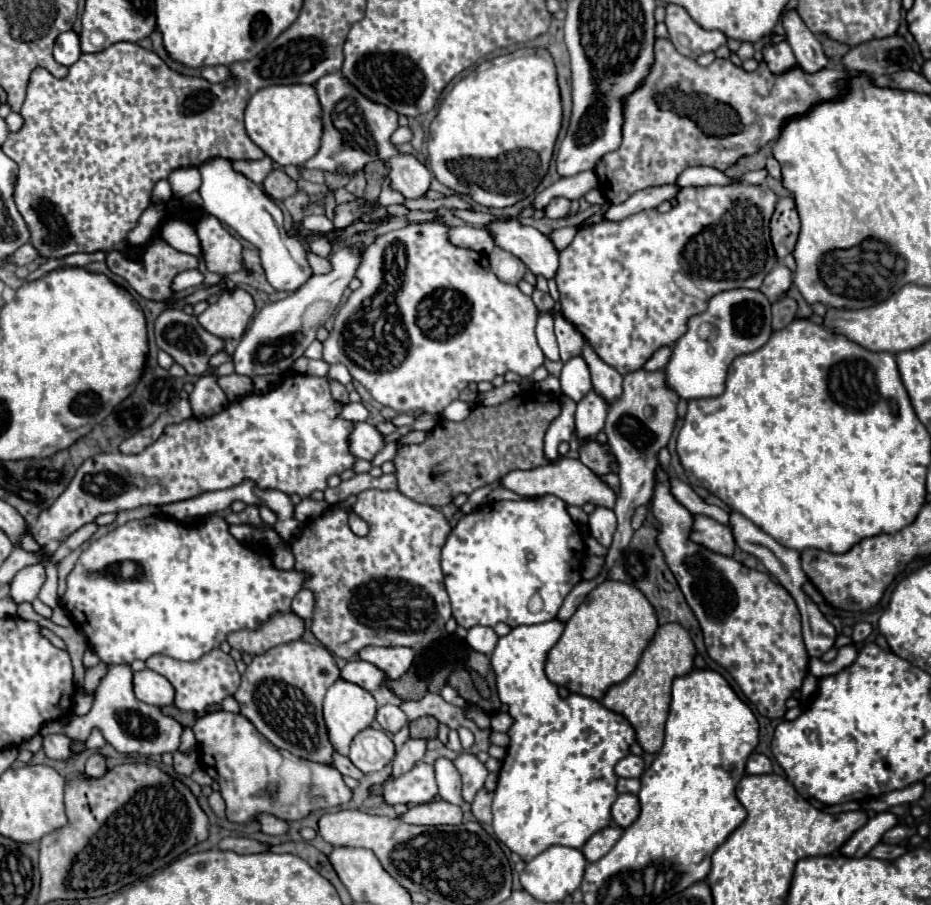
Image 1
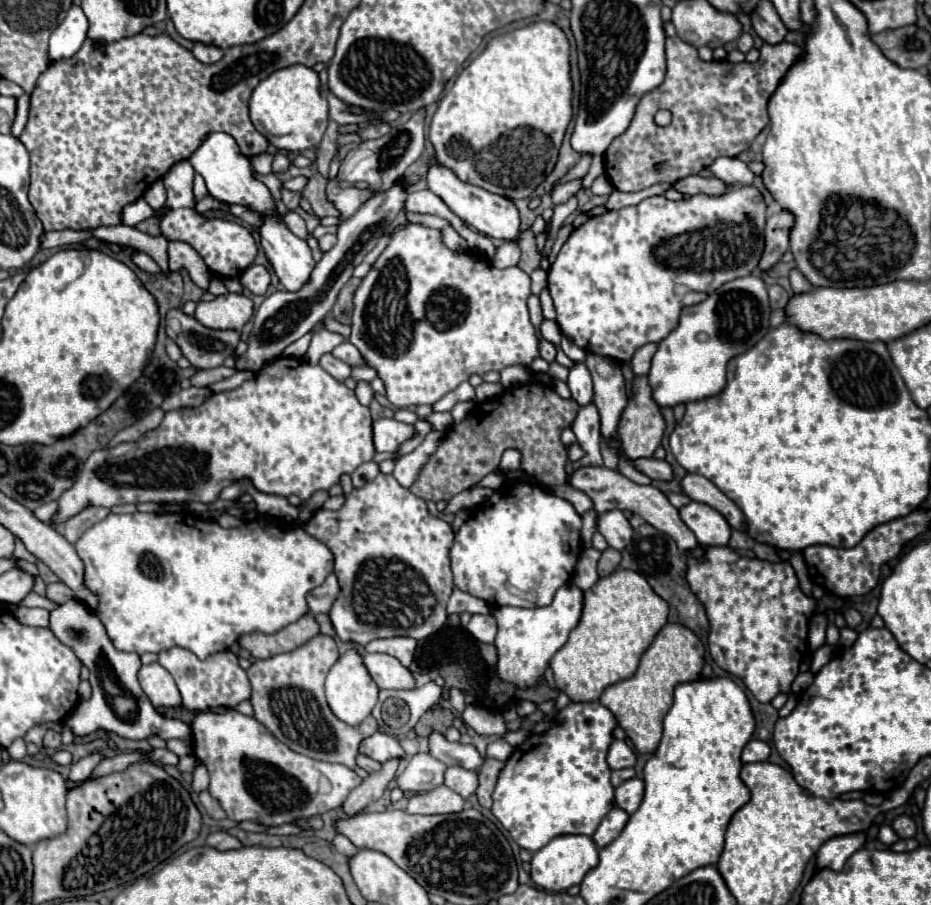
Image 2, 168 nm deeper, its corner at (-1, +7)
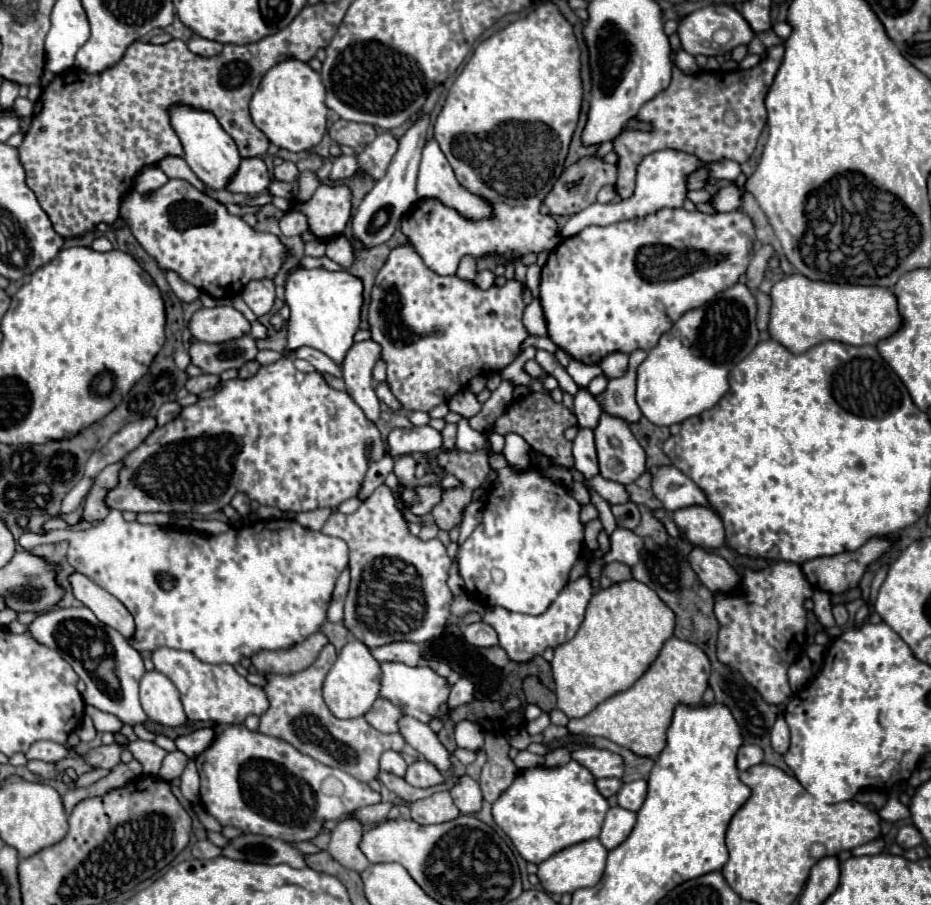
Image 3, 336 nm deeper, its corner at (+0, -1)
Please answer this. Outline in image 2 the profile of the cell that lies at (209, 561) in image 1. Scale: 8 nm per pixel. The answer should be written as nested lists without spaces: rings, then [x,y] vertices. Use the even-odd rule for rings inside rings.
[[[110,513],[106,519],[98,521],[94,527],[90,527],[76,543],[76,553],[84,563],[84,587],[98,597],[98,607],[96,613],[106,627],[108,639],[114,643],[118,651],[134,651],[138,655],[142,653],[160,653],[164,649],[182,647],[192,651],[198,659],[206,659],[212,653],[228,649],[234,641],[238,641],[240,635],[252,633],[252,631],[262,631],[262,633],[274,633],[294,621],[298,621],[306,611],[306,593],[310,593],[318,583],[326,579],[326,575],[332,573],[332,555],[324,543],[318,543],[314,537],[306,535],[306,531],[300,525],[290,525],[282,527],[280,521],[274,519],[274,525],[268,521],[272,519],[260,519],[260,521],[248,521],[238,529],[224,529],[216,521],[206,521],[200,519],[198,515],[192,513],[130,513],[130,515],[114,515]]]

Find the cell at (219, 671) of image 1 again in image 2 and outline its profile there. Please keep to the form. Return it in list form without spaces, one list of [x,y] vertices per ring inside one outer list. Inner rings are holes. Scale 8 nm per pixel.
[[[172,647],[158,653],[158,663],[174,677],[182,695],[182,705],[190,711],[236,707],[240,701],[246,701],[252,693],[246,671],[238,665],[238,657],[232,651],[212,653],[204,661],[200,661],[192,651],[186,651],[182,647]]]

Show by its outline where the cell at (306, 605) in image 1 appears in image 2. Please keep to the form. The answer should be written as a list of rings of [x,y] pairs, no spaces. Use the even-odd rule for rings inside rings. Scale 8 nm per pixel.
[[[328,575],[326,581],[322,585],[318,585],[318,587],[314,587],[306,597],[310,613],[312,615],[328,613],[334,599],[336,599],[336,595],[338,595],[338,581],[334,579],[334,575]]]

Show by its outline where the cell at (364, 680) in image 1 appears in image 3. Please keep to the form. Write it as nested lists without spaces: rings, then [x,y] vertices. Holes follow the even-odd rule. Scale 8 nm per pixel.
[[[383,663],[381,669],[383,669],[381,697],[401,707],[405,715],[411,715],[421,723],[429,723],[433,717],[439,717],[441,721],[447,721],[451,717],[451,709],[447,703],[451,685],[445,677],[437,675],[431,667],[409,667],[405,663]]]

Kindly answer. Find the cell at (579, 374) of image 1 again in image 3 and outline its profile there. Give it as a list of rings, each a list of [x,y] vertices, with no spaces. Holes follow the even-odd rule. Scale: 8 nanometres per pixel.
[[[579,389],[579,393],[575,395],[575,417],[577,417],[577,425],[579,427],[587,427],[587,429],[595,429],[599,425],[601,419],[601,407],[595,401],[595,397],[587,391],[587,389]]]

